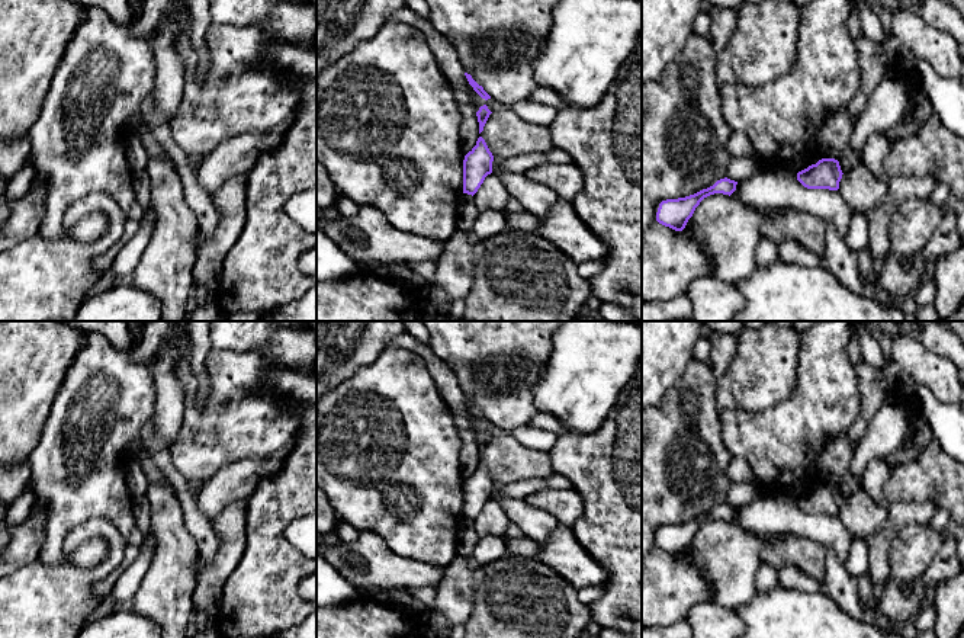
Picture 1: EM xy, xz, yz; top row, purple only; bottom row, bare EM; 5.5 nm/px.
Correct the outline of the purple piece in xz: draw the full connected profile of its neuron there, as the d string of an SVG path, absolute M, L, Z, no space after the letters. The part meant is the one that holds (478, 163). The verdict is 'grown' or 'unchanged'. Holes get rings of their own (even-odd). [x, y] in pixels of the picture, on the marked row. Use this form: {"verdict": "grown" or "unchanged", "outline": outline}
{"verdict": "unchanged", "outline": "M479 137L463 160L463 193L473 196L478 192L485 177L492 173L492 161L492 153L485 140Z"}

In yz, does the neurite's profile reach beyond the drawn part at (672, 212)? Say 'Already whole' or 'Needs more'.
Already whole

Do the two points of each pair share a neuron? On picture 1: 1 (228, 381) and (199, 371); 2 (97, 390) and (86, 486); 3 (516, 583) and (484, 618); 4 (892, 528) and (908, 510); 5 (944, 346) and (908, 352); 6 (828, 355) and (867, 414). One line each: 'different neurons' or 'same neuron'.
1: different neurons
2: same neuron
3: same neuron
4: same neuron
5: different neurons
6: different neurons

